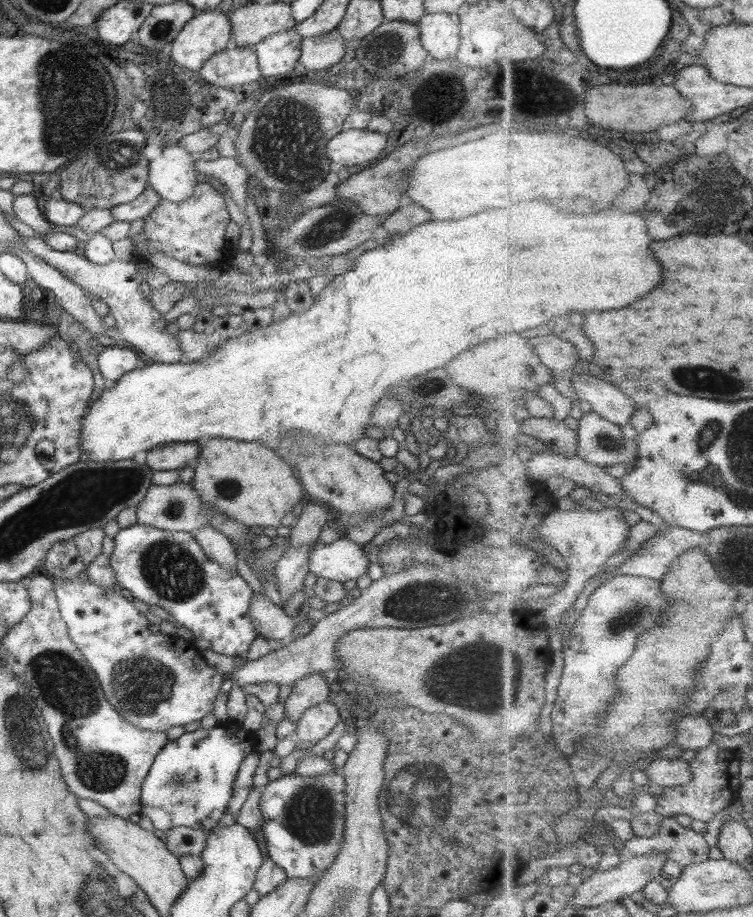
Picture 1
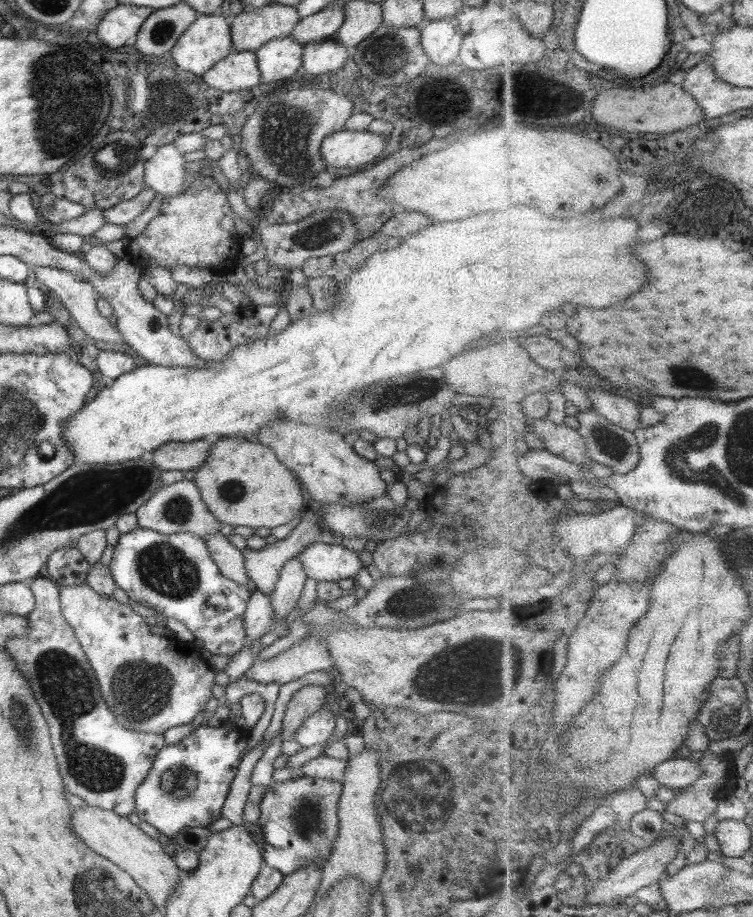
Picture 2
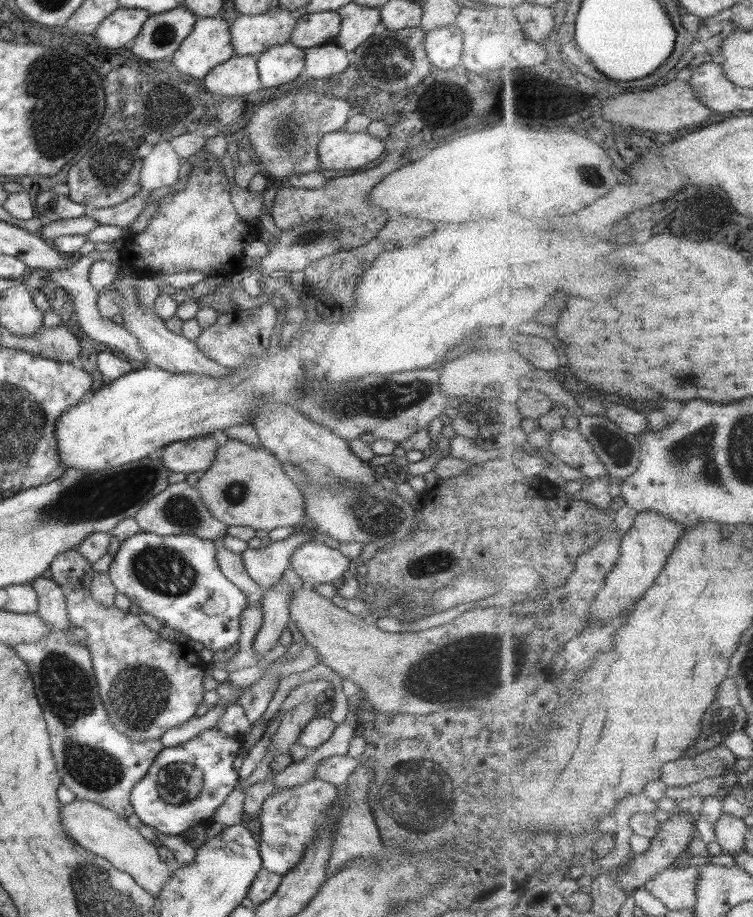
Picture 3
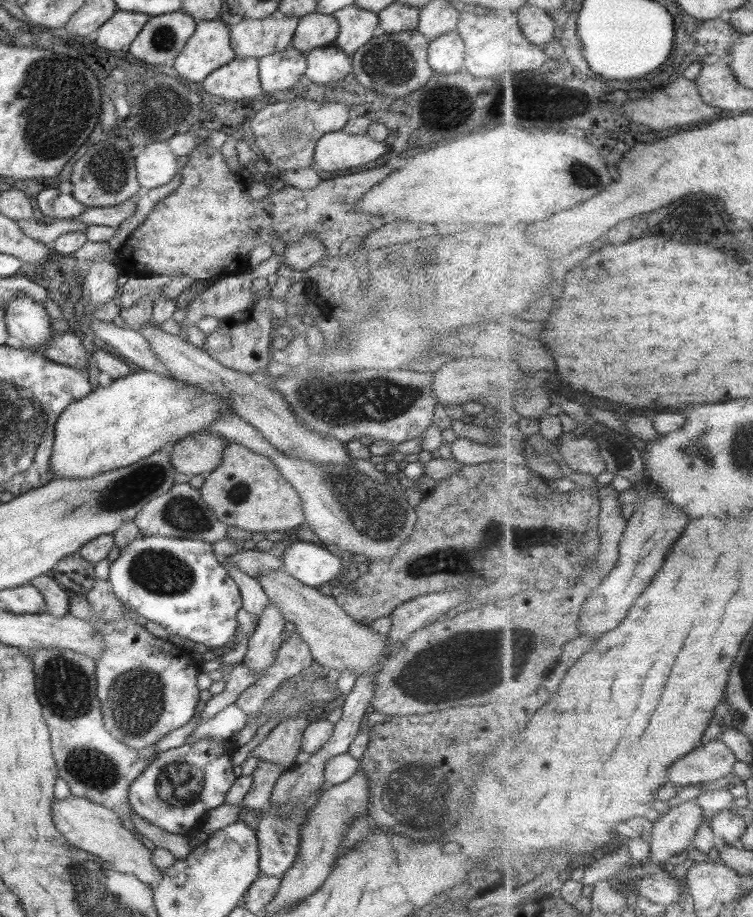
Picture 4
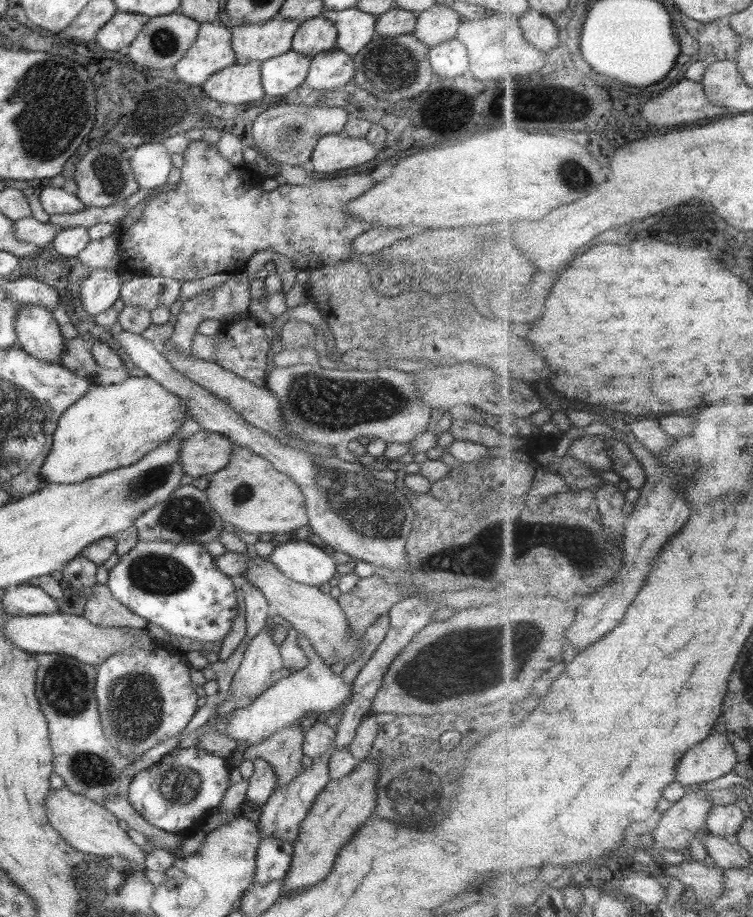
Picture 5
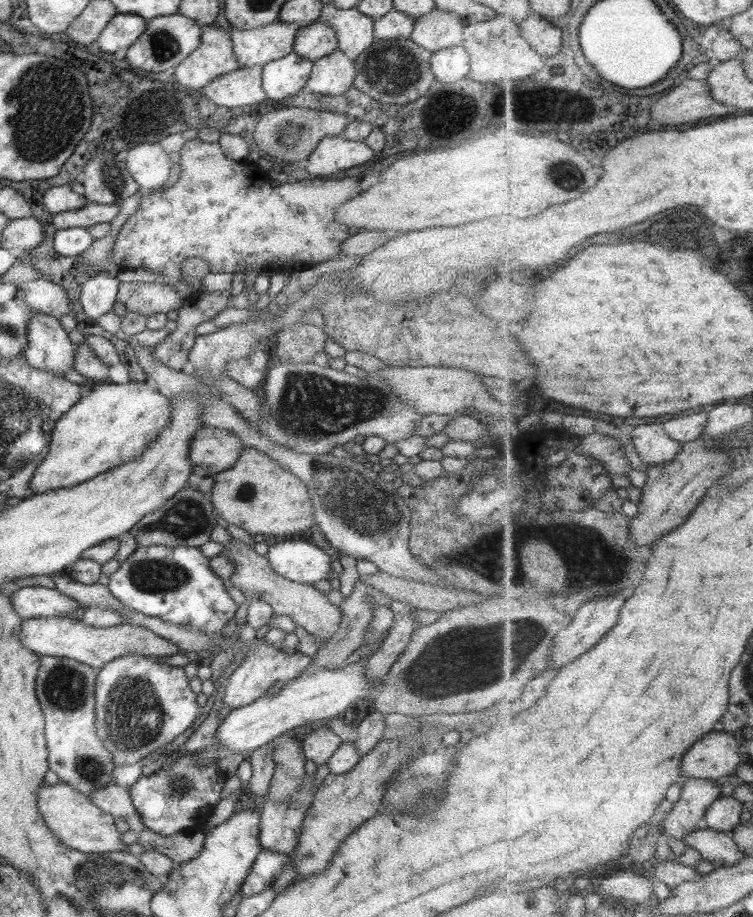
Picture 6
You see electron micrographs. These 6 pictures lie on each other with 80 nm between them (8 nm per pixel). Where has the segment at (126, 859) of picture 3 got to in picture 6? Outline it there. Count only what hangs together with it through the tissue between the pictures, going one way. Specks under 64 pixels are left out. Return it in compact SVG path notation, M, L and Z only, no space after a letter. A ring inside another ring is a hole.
M65 783L43 784L36 790L37 812L47 830L65 847L81 853L110 853L123 851L120 832L114 825L114 816L99 810L87 795L73 790Z

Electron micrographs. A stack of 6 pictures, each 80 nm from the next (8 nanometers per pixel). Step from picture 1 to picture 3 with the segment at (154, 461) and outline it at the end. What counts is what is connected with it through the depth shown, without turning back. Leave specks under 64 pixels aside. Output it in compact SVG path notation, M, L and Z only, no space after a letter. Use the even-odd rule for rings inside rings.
M211 436L193 437L184 441L172 441L162 447L161 466L167 471L182 472L184 475L205 473L215 460L217 443Z

